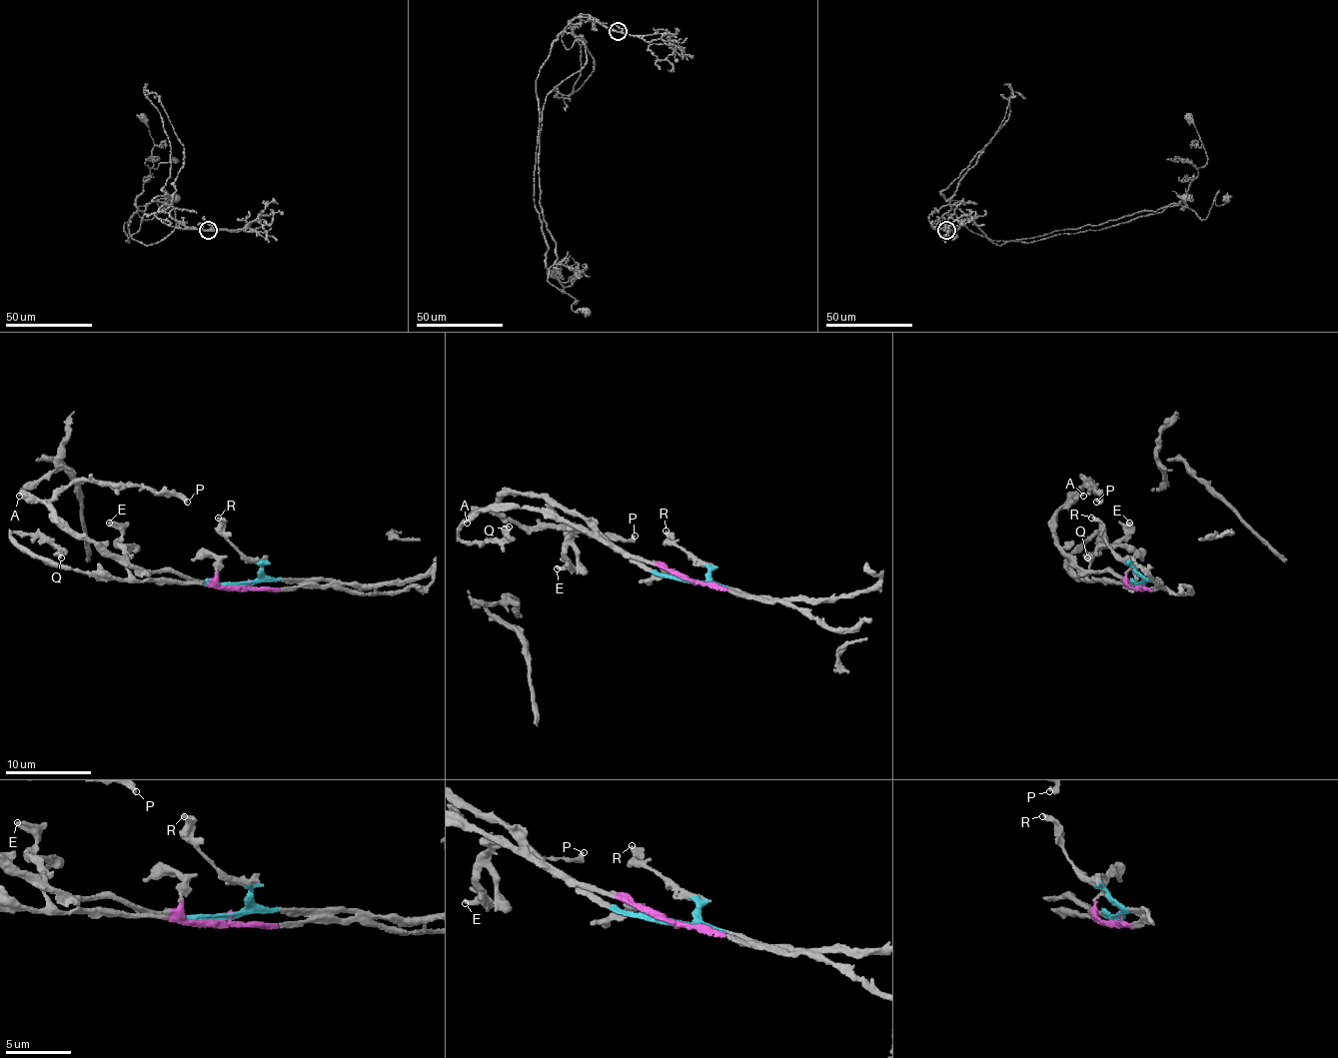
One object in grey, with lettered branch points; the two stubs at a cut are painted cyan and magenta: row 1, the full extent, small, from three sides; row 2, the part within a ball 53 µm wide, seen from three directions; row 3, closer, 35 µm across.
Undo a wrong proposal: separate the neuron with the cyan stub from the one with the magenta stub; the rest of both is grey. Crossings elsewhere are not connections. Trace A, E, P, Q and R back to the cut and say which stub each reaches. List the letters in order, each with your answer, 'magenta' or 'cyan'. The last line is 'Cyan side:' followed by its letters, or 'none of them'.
A: cyan
E: magenta
P: cyan
Q: magenta
R: cyan
Cyan side: A, P, R

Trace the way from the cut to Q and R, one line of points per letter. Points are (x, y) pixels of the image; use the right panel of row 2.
Q: (1140, 586), (1084, 581), (1069, 571), (1069, 558), (1097, 532), (1102, 534), (1102, 543), (1087, 558)
R: (1140, 584), (1140, 577), (1108, 545), (1104, 528), (1091, 518)

